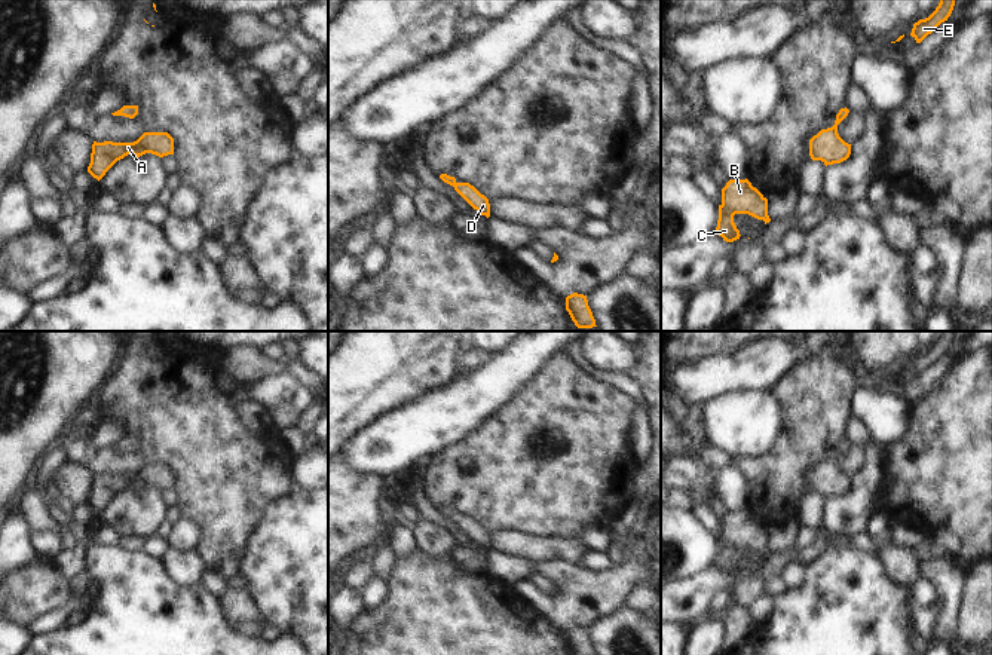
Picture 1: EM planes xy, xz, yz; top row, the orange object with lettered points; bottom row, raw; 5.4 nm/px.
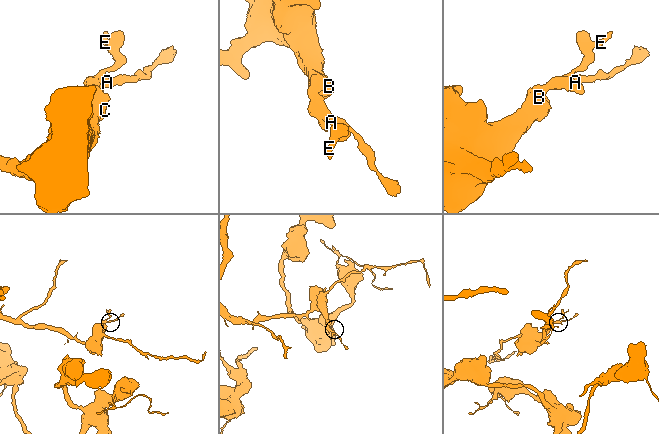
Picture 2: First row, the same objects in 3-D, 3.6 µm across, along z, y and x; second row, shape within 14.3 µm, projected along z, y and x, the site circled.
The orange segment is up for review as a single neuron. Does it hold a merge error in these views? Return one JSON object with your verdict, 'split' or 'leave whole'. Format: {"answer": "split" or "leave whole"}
{"answer": "leave whole"}

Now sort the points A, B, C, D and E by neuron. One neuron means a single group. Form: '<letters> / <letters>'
A B C D E

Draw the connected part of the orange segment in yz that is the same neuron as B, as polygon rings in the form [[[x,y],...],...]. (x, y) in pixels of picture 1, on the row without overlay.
[[[729,512],[722,521],[722,536],[719,538],[719,553],[716,566],[726,575],[740,572],[740,563],[734,555],[735,547],[748,547],[765,557],[771,554],[768,548],[768,532],[745,512]]]

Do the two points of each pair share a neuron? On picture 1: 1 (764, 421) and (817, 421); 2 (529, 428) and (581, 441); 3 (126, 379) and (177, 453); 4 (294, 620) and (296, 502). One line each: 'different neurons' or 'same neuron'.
1: different neurons
2: same neuron
3: same neuron
4: same neuron

